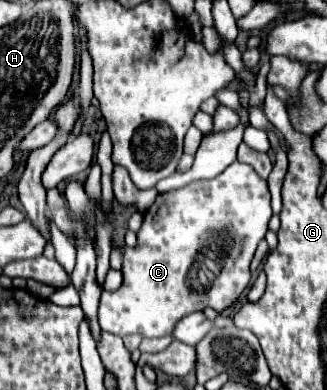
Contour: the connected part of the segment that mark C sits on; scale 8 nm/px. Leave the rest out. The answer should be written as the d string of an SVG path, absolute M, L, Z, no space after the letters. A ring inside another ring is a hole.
M234 161L228 165L220 175L214 179L206 181L192 181L186 187L180 187L176 191L168 191L156 197L156 201L150 205L150 209L144 211L144 221L140 231L136 233L138 241L134 247L119 245L113 241L112 248L122 249L122 275L124 283L118 291L110 292L103 290L100 297L100 307L98 307L98 323L104 331L118 333L120 337L128 333L140 333L142 337L164 337L170 335L174 325L194 313L202 311L206 307L212 307L214 311L224 311L230 307L240 293L248 287L250 283L250 261L254 257L254 251L258 243L264 239L268 231L268 221L272 217L272 207L270 207L270 191L264 179L258 177L258 173L240 161ZM212 235L224 235L228 243L228 253L222 255L222 269L218 269L214 275L198 275L198 255L200 249L206 245L208 237Z

